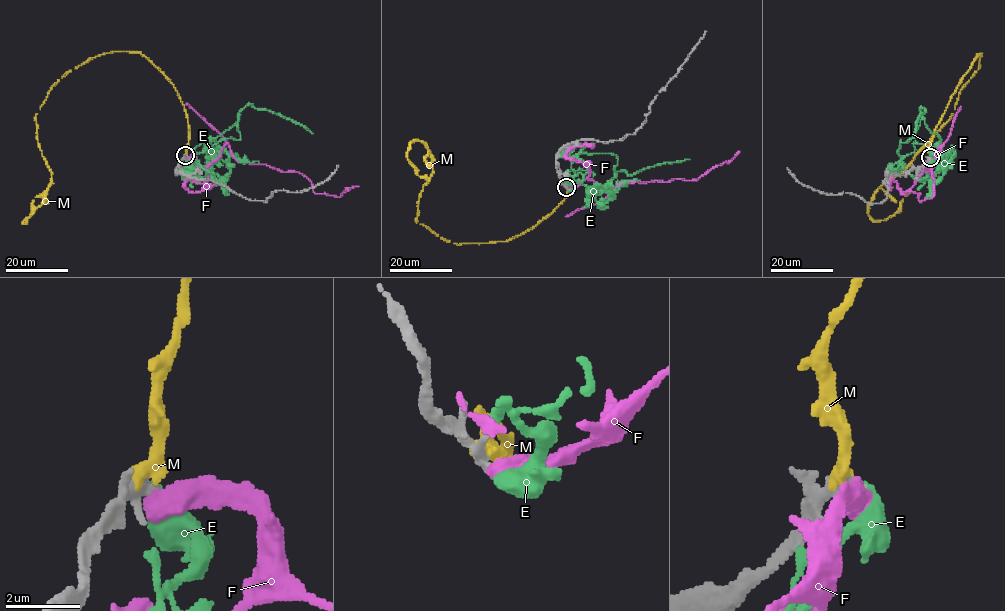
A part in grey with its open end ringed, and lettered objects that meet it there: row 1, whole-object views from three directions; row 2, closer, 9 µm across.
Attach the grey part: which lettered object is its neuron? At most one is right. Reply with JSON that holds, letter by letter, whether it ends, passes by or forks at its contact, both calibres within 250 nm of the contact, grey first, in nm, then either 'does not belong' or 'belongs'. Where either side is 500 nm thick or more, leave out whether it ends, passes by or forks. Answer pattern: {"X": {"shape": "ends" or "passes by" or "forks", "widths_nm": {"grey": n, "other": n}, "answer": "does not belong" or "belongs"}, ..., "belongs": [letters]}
{"E": {"shape": "ends", "widths_nm": {"grey": 220, "other": 340}, "answer": "does not belong"}, "F": {"widths_nm": {"grey": 240, "other": 600}, "answer": "does not belong"}, "M": {"shape": "ends", "widths_nm": {"grey": 280, "other": 380}, "answer": "belongs"}, "belongs": ["M"]}

